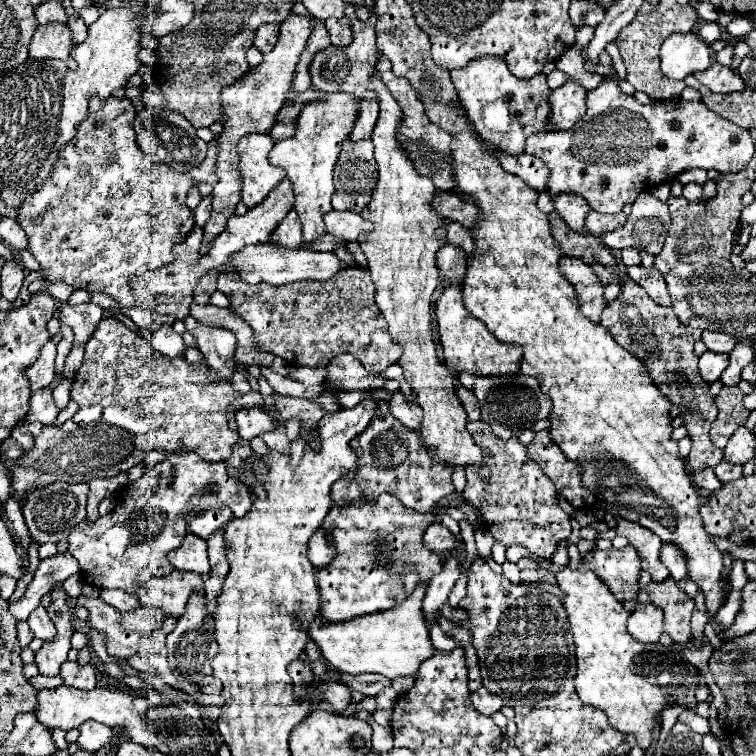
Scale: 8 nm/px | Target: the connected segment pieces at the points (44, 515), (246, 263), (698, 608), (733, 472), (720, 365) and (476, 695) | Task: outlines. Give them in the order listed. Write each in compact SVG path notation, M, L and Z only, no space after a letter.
M55 482L45 488L37 488L27 496L23 516L25 524L31 532L31 538L37 540L39 544L43 542L61 542L65 540L71 530L75 530L83 520L85 520L85 506L87 506L87 484L65 484L65 482Z
M261 244L261 246L247 246L239 254L231 258L231 262L221 268L221 272L229 270L239 270L243 280L249 284L259 284L259 282L269 282L271 286L283 286L289 282L297 280L329 280L337 276L345 266L341 266L341 260L337 258L335 252L313 252L307 248L283 248L283 246L273 246L273 244Z
M697 592L693 602L695 602L695 610L693 610L693 616L691 616L691 632L693 632L693 640L703 642L703 628L709 622L709 614L707 614L707 608L705 607L703 592Z
M721 462L715 466L715 476L721 480L721 482L731 482L731 480L737 480L741 476L741 466L739 464L727 464L727 462Z
M703 352L699 358L699 372L703 376L705 382L717 382L723 374L723 370L729 364L729 356L727 354L717 354L717 352Z
M479 688L479 690L475 690L475 692L471 692L471 702L473 702L473 706L479 710L479 712L483 712L483 714L487 714L487 716L491 716L493 712L497 712L501 706L503 706L503 702L501 702L501 698L499 696L495 696L493 692L489 692L487 688Z

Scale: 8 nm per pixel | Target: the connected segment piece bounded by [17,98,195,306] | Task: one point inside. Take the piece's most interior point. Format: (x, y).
(108, 212)

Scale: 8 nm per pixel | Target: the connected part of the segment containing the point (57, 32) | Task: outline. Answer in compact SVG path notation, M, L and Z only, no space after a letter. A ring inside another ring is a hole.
M49 24L49 26L37 26L37 30L31 38L29 56L37 58L37 60L59 58L70 70L75 70L77 63L71 56L72 49L71 30L65 24ZM59 50L63 50L63 52L59 52Z

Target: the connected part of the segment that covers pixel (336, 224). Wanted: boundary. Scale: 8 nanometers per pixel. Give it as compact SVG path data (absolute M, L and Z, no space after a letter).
M328 212L323 216L326 232L345 240L345 242L357 242L359 234L371 232L373 224L361 218L355 212Z

